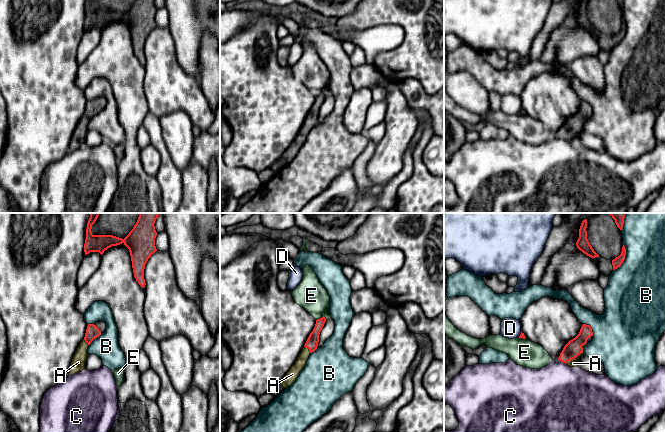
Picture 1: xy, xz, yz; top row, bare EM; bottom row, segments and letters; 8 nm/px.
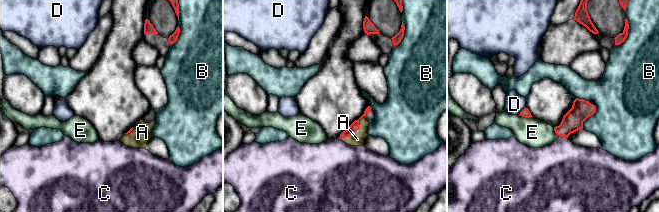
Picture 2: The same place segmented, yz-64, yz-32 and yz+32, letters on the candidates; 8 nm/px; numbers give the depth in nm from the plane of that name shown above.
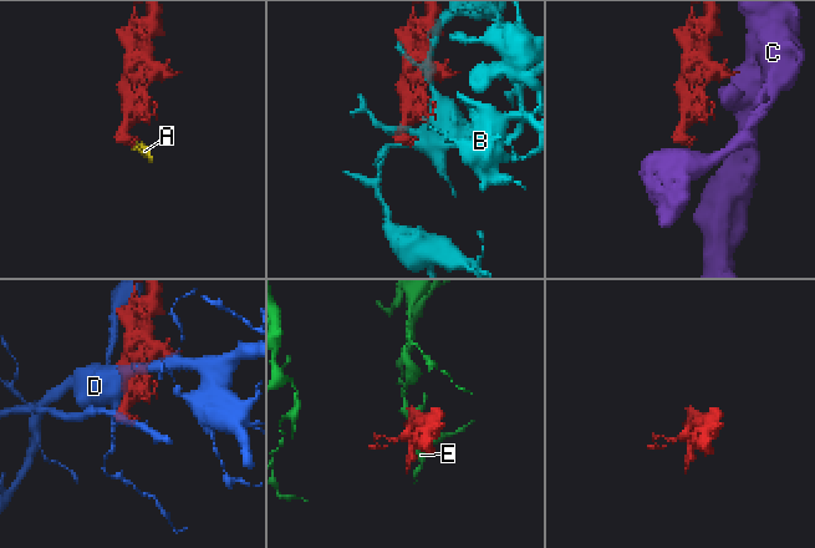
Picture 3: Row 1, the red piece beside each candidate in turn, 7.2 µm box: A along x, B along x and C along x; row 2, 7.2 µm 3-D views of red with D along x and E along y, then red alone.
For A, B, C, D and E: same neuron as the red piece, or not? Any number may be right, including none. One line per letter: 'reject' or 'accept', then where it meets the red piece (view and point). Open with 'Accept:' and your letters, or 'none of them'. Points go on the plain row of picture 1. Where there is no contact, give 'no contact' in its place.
Accept: A
A: accept; contact yz (573, 134)
B: reject; contact yz (624, 34)
C: reject; contact yz (561, 137)
D: reject; contact yz (520, 110)
E: reject; contact xz (322, 93)

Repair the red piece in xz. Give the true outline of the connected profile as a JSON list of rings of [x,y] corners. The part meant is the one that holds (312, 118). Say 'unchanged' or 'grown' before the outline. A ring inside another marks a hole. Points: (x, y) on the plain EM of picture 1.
grown; [[[323,92],[320,95],[316,96],[315,103],[313,107],[310,109],[304,124],[302,125],[301,129],[299,130],[299,133],[297,134],[297,137],[295,140],[291,143],[291,145],[287,148],[287,150],[283,153],[280,160],[286,165],[288,162],[290,162],[298,153],[304,142],[306,141],[306,138],[311,131],[312,128],[314,128],[317,125],[318,118],[319,118],[319,110],[326,98],[326,94]]]

